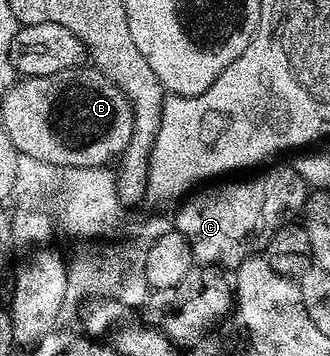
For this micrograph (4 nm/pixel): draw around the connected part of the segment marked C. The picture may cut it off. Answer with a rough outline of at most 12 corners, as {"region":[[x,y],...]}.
{"region":[[296,165],[176,207],[194,263],[236,271],[304,211]]}

